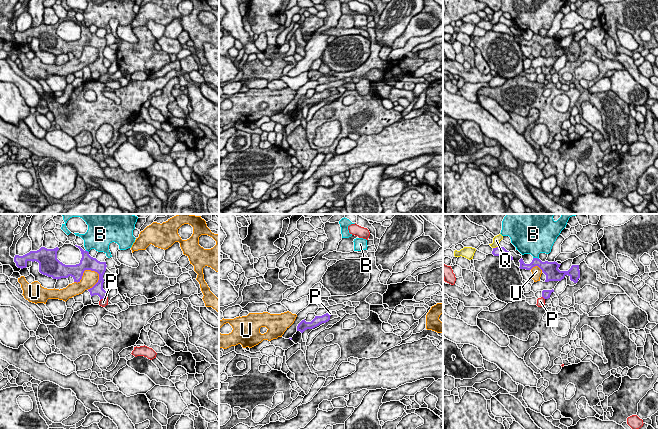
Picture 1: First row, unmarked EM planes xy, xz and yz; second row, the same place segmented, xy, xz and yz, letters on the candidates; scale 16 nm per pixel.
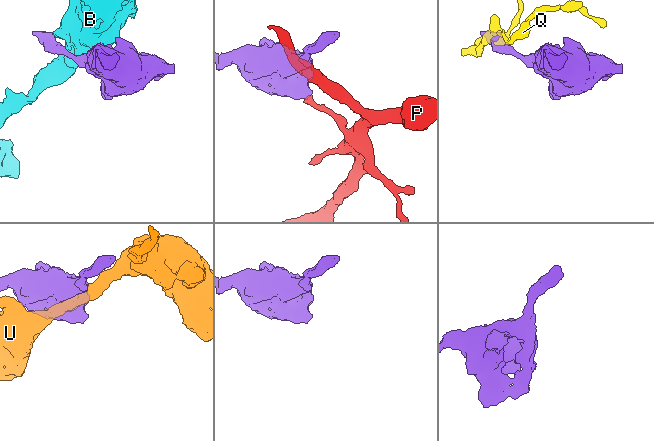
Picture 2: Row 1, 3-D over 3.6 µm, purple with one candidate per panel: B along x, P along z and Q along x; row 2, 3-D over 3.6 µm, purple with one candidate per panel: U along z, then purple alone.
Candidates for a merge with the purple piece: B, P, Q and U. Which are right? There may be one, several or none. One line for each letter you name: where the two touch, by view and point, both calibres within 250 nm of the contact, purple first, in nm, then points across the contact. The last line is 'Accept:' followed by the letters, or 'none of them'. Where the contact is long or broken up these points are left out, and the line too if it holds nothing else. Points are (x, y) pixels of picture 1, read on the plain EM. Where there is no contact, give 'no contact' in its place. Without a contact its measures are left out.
Accept: none of them

